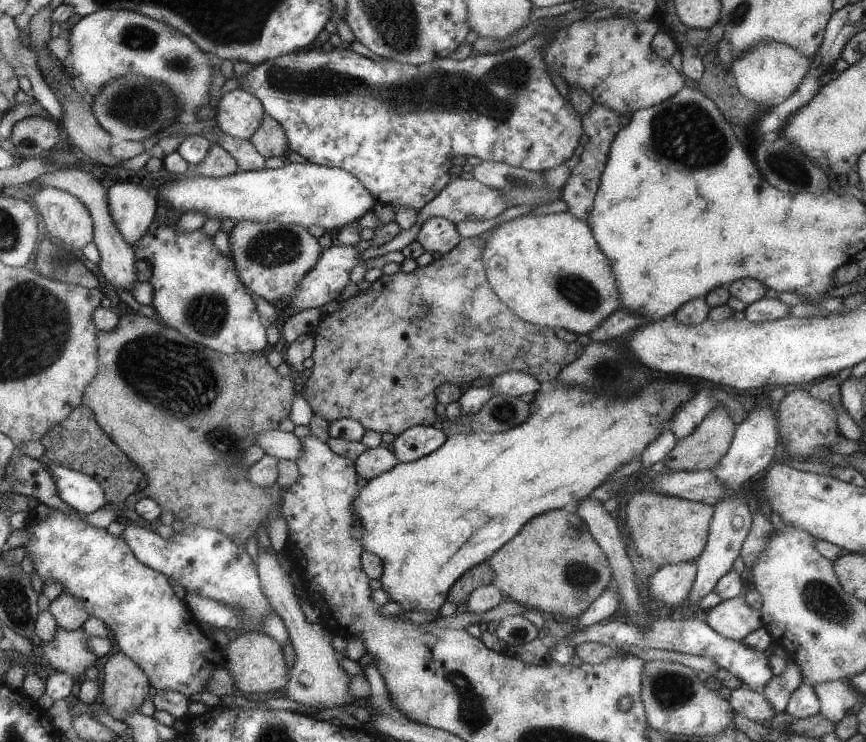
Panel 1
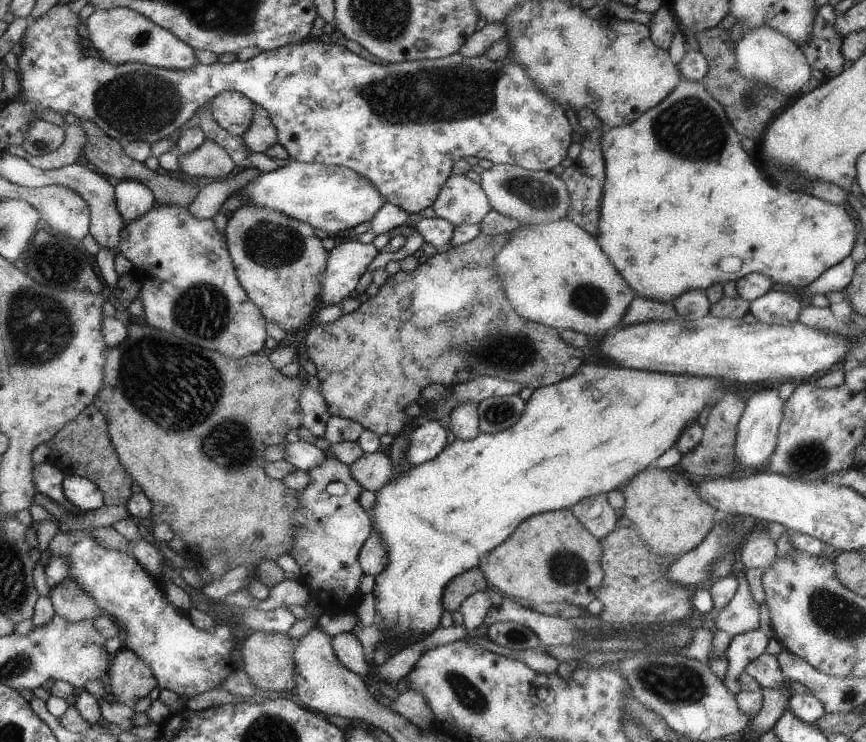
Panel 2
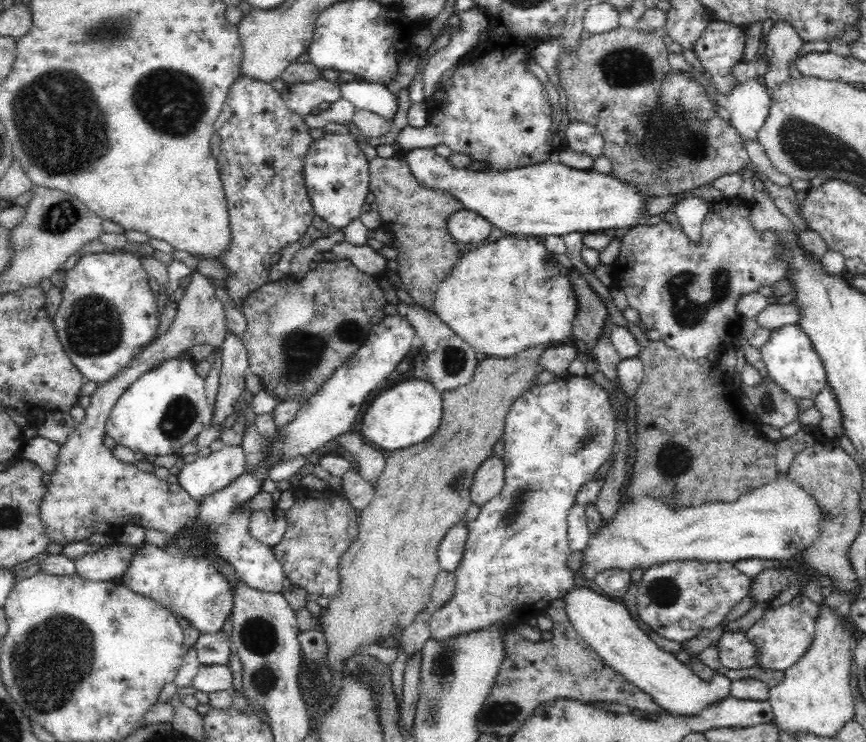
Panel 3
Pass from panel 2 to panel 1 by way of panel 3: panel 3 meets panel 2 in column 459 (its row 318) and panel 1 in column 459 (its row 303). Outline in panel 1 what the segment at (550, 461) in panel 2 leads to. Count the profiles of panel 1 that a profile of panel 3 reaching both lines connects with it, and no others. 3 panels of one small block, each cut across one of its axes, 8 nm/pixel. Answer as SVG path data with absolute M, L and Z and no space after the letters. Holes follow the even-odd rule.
M661 380L661 382L657 382L655 386L651 386L651 390L643 390L643 394L639 394L639 390L637 390L637 396L635 398L631 398L631 400L607 400L607 398L601 398L601 396L591 396L589 392L581 392L581 390L573 390L573 388L545 388L545 390L541 390L541 392L537 392L535 394L535 398L533 398L533 402L531 402L531 418L527 418L521 426L515 426L515 428L511 428L511 430L507 430L507 432L501 432L501 434L457 434L457 436L449 436L447 438L447 442L443 442L443 446L439 446L435 452L431 452L431 454L427 454L427 456L421 456L419 460L415 460L415 462L407 462L407 464L395 464L391 470L387 470L387 472L383 472L383 474L379 474L379 476L375 476L375 478L371 478L371 480L367 480L365 484L363 484L363 488L359 488L357 490L357 496L355 496L355 500L353 500L353 516L355 516L355 524L359 526L359 532L361 532L361 538L359 538L359 542L361 542L361 548L363 548L363 552L367 552L367 554L375 554L379 560L383 560L383 576L381 576L381 586L387 590L387 594L391 596L391 602L399 602L403 608L405 608L405 612L407 610L427 610L427 612L433 612L433 614L439 614L439 608L441 608L441 604L447 600L447 594L449 594L449 588L453 586L453 582L463 574L463 572L467 572L467 570L471 570L473 566L479 566L479 564L483 564L483 562L487 562L501 546L505 546L507 544L507 540L511 540L513 536L517 536L519 532L521 532L521 528L529 522L529 520L533 520L535 516L539 516L539 514L545 514L545 512L549 512L549 510L561 510L561 508L567 508L567 506L571 506L573 502L577 502L579 498L585 498L593 488L597 488L597 486L601 486L617 468L621 468L623 464L629 464L629 462L635 462L635 460L639 460L641 458L641 450L651 442L651 440L655 440L665 428L667 428L667 424L665 422L669 422L671 418L673 418L673 414L675 414L675 410L685 402L685 400L689 400L693 396L693 392L689 392L689 388L687 386L683 386L683 384L673 384L673 382L665 382L665 380Z

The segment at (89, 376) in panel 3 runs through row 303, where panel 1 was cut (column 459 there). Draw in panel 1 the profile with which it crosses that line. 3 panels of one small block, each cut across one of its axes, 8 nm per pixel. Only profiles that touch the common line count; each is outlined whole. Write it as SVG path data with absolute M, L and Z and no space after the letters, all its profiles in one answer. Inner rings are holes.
M583 10L565 12L547 22L537 36L515 48L485 56L471 54L461 62L439 58L431 64L409 66L363 58L343 48L329 52L299 50L253 66L239 78L239 84L241 90L263 102L267 116L283 126L295 154L317 166L347 170L359 178L377 204L409 206L419 212L445 188L445 172L455 156L467 156L471 162L501 162L539 174L565 164L573 156L583 134L581 114L551 84L543 56L559 30L585 16Z

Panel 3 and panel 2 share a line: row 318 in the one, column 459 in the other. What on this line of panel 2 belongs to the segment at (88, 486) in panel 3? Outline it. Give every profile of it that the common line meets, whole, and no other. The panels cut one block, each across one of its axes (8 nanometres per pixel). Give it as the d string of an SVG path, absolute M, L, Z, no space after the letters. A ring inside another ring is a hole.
M451 174L431 208L435 210L435 218L449 220L455 228L461 224L483 224L487 222L485 214L491 210L481 184L473 184L465 174Z

